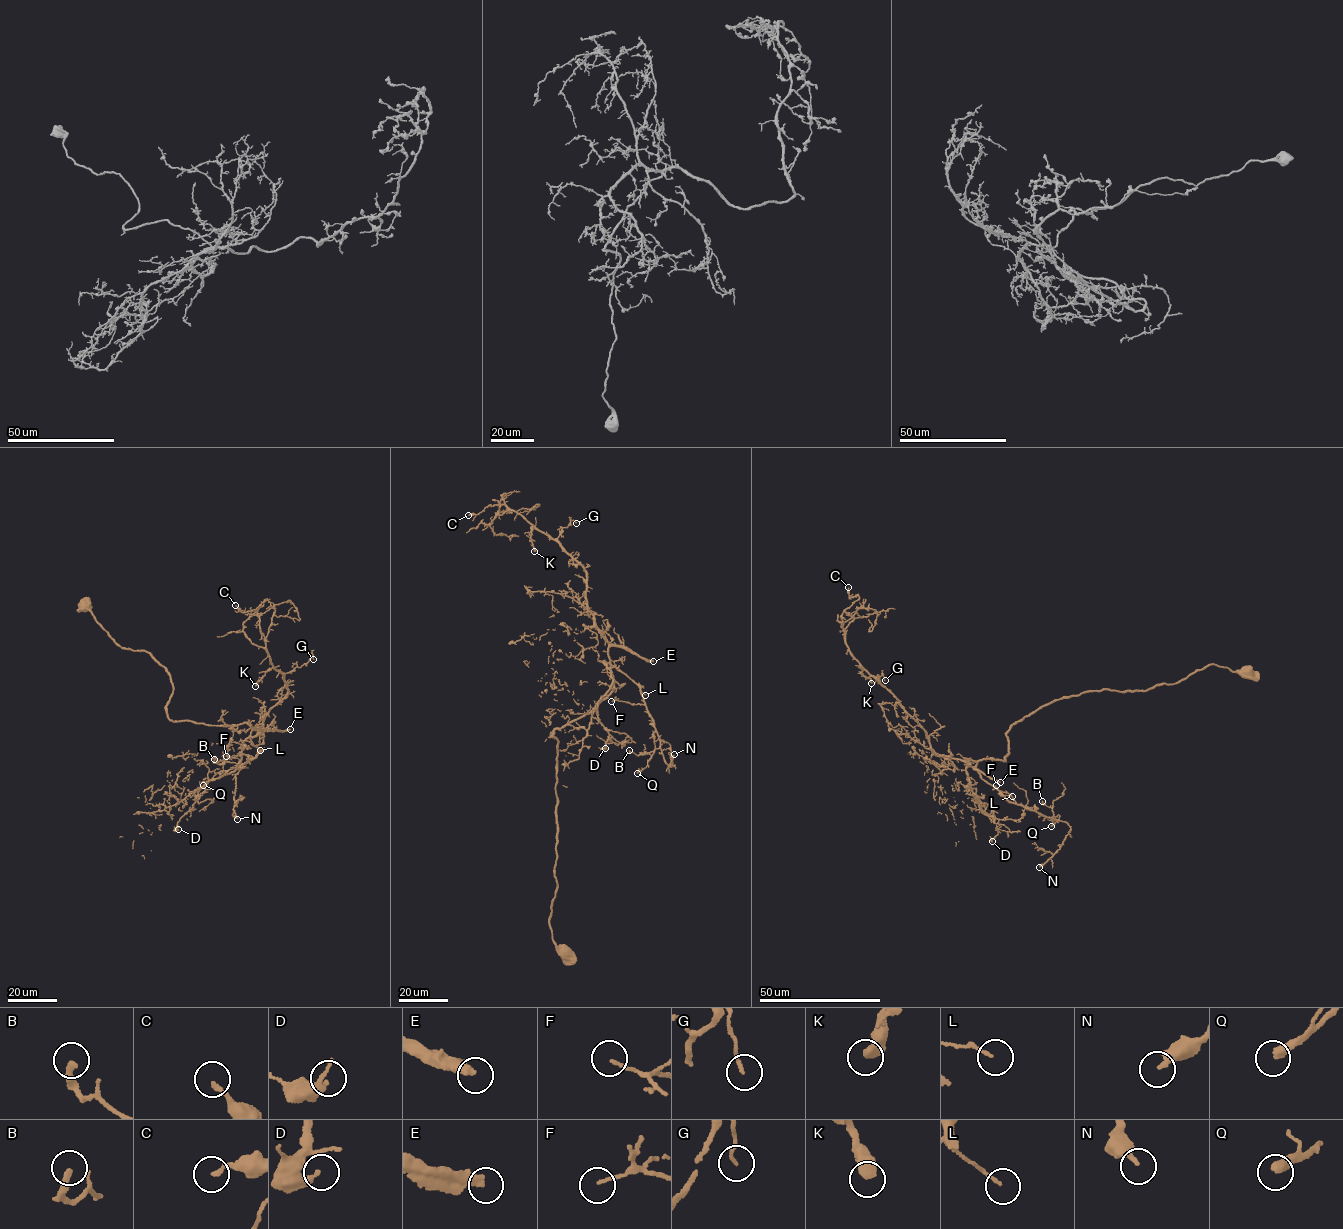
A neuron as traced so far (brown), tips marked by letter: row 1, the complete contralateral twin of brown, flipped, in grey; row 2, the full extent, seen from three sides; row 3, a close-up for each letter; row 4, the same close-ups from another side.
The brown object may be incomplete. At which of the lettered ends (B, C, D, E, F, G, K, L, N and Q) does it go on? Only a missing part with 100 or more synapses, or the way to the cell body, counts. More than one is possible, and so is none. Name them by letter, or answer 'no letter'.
E

